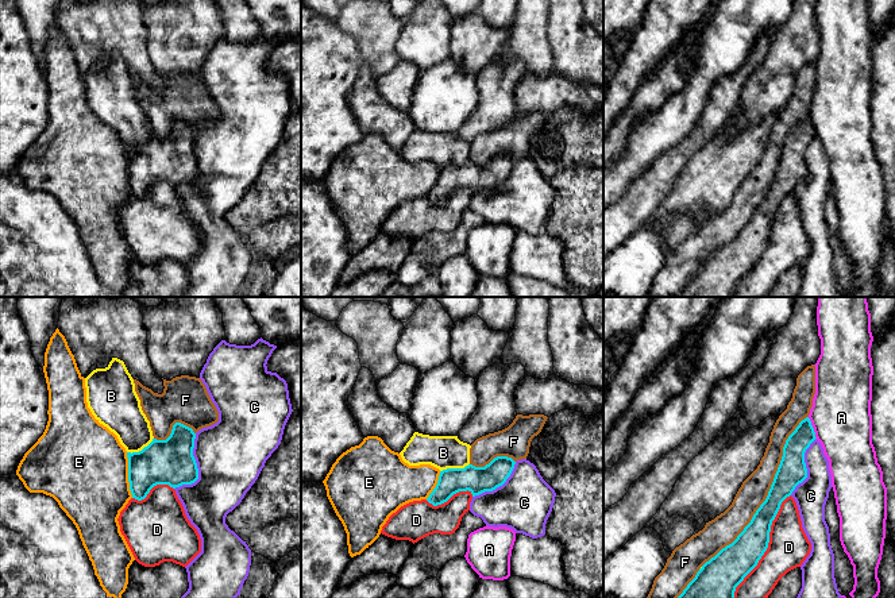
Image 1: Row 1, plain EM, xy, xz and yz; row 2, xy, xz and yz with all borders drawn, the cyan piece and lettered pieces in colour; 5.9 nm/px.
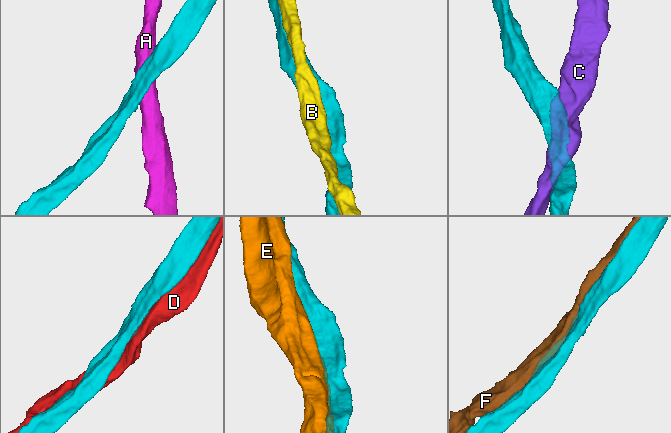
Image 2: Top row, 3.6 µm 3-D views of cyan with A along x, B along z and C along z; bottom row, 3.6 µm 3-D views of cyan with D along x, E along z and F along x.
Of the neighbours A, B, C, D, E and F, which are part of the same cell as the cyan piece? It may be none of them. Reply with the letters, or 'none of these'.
none of these

